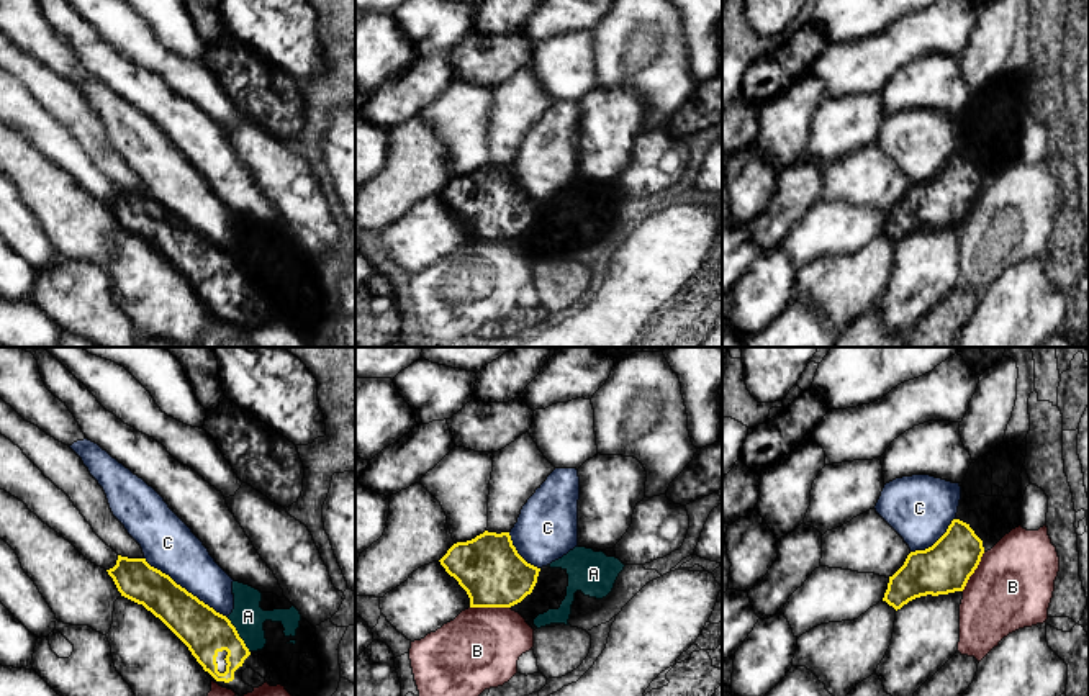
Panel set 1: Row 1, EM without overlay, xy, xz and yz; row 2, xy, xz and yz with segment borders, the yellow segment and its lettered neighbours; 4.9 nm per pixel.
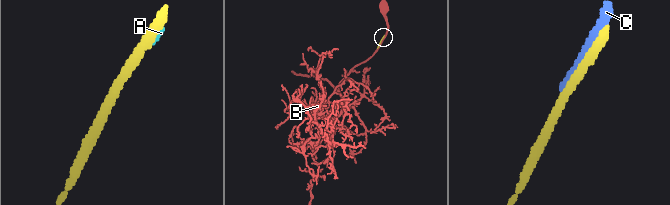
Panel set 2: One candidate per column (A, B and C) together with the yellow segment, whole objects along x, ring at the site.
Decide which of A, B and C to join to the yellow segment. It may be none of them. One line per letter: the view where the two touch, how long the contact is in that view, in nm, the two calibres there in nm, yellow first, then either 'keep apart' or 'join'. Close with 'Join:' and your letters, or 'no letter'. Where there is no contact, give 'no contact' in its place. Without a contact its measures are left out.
A: meets yellow in xy; contact 200 nm long; 220 nm thick on the yellow side, 160 nm on the other; keep apart
B: meets yellow in xz; contact 200 nm long; 320 nm thick on the yellow side, 380 nm on the other; keep apart
C: meets yellow in xy; contact 500 nm long; 220 nm thick on the yellow side, 260 nm on the other; keep apart
Join: no letter

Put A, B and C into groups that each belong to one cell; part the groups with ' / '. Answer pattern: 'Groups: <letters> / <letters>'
Groups: A / B / C

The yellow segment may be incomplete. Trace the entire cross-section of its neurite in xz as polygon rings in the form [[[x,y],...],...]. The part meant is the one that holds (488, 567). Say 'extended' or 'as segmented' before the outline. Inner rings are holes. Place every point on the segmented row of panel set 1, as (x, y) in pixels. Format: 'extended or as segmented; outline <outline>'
as segmented; outline [[[488,532],[454,544],[439,560],[470,598],[470,608],[511,608],[532,593],[540,568],[527,563],[513,545],[509,532]]]

